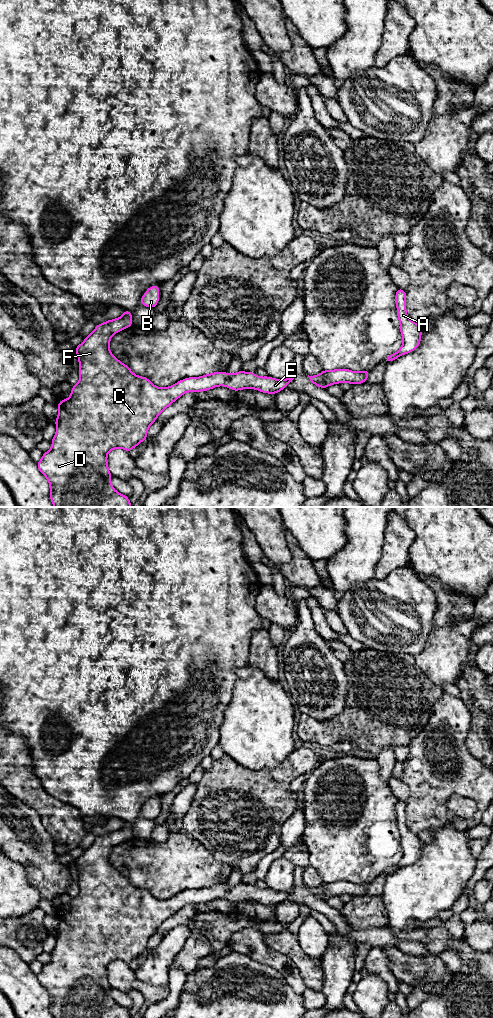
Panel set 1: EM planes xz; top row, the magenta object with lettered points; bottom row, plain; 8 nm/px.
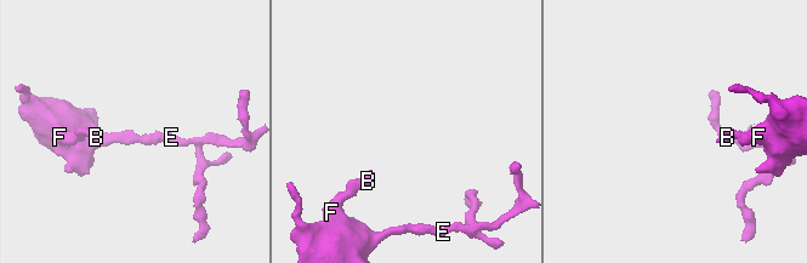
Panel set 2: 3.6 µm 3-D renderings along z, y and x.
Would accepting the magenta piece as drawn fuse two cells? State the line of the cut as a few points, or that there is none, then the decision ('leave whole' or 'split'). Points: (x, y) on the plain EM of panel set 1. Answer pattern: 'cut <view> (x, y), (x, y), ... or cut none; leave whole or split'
cut none; leave whole

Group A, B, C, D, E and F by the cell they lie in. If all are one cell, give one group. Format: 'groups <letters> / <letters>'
groups A B C D E F

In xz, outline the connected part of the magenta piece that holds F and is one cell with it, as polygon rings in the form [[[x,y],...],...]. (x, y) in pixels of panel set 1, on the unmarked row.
[[[124,822],[121,829],[96,837],[94,843],[74,860],[79,872],[80,891],[72,898],[70,909],[57,915],[59,925],[54,935],[57,942],[51,952],[52,959],[37,975],[49,994],[53,1018],[131,1018],[129,1009],[118,1005],[111,997],[107,966],[117,960],[129,964],[147,951],[147,943],[158,927],[184,905],[226,898],[234,903],[253,900],[276,906],[295,889],[295,885],[287,891],[273,891],[242,882],[234,886],[219,883],[158,900],[147,889],[135,887],[110,864],[111,849],[132,838],[132,826]]]

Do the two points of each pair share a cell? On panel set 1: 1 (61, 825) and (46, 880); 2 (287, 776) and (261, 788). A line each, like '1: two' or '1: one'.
1: two
2: one

